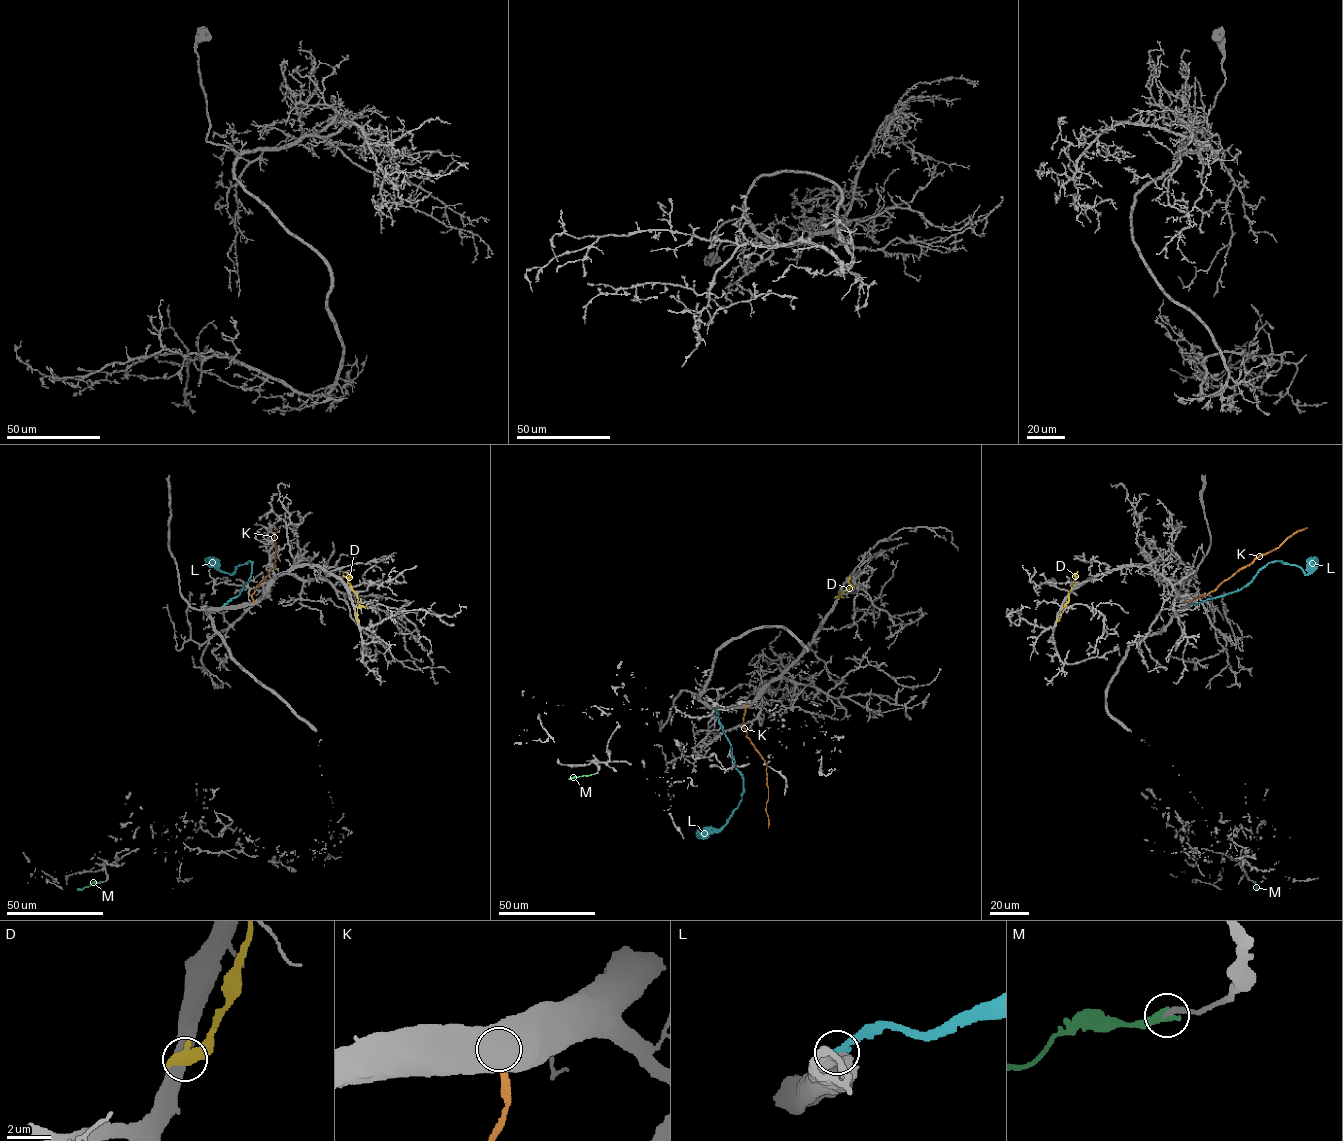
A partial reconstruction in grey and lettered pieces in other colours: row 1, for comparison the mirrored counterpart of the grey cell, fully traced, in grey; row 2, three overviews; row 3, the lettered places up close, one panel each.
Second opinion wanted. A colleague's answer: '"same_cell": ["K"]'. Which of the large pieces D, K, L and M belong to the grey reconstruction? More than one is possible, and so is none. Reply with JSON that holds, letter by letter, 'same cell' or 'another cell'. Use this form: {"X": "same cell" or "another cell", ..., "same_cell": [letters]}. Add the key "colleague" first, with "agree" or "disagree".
{"colleague": "disagree", "D": "another cell", "K": "another cell", "L": "another cell", "M": "same cell", "same_cell": ["M"]}

